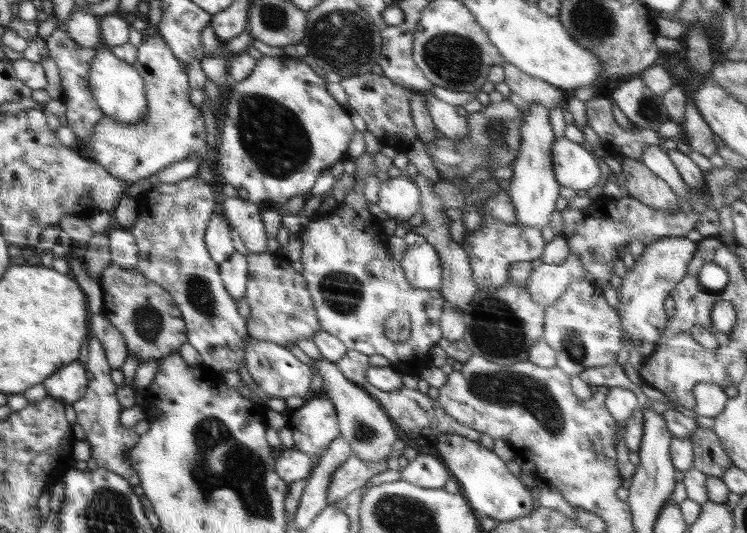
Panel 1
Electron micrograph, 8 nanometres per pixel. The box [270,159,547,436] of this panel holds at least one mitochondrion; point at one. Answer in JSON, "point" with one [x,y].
{"point":[498,331]}

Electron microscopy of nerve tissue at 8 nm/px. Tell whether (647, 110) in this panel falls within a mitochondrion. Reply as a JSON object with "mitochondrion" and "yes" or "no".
{"mitochondrion":"yes"}

